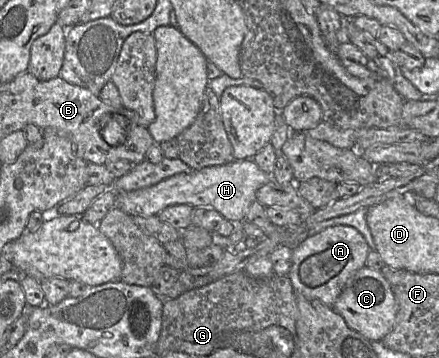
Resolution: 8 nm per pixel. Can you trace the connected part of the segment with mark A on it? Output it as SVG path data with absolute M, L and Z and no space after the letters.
M331 226L306 238L292 249L292 266L287 274L296 293L332 307L347 281L361 268L371 249L362 234L351 226Z

